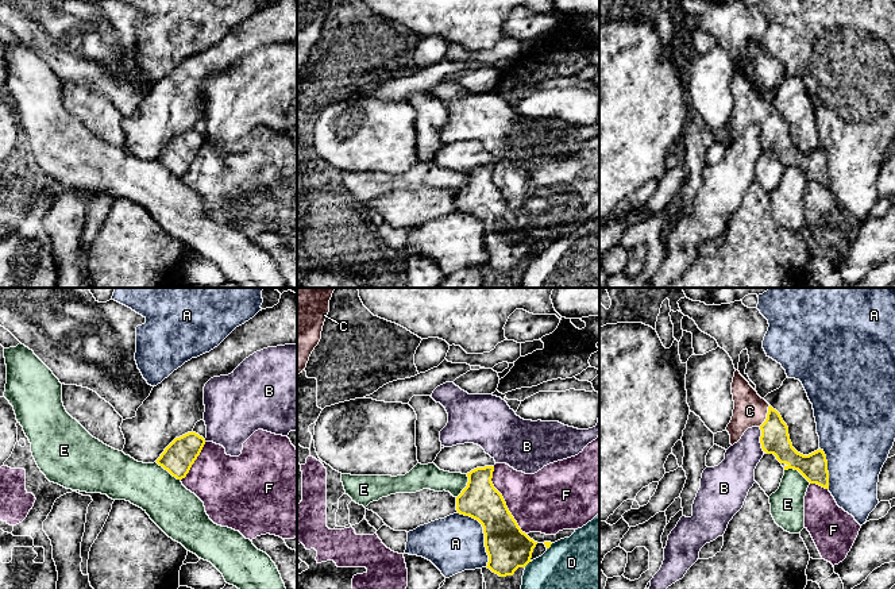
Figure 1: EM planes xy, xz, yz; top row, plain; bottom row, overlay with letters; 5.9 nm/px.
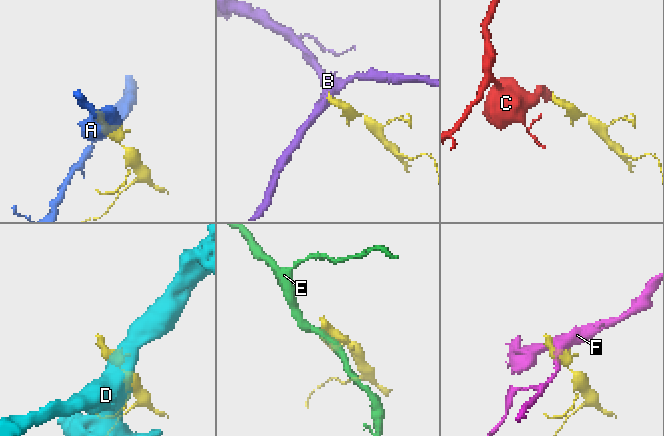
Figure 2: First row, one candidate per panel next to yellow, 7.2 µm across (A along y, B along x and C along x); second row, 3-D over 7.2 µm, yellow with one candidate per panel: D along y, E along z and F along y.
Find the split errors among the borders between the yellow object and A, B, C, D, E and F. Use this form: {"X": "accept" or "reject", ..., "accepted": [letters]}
{"A": "reject", "B": "reject", "C": "accept", "D": "reject", "E": "reject", "F": "reject", "accepted": ["C"]}

